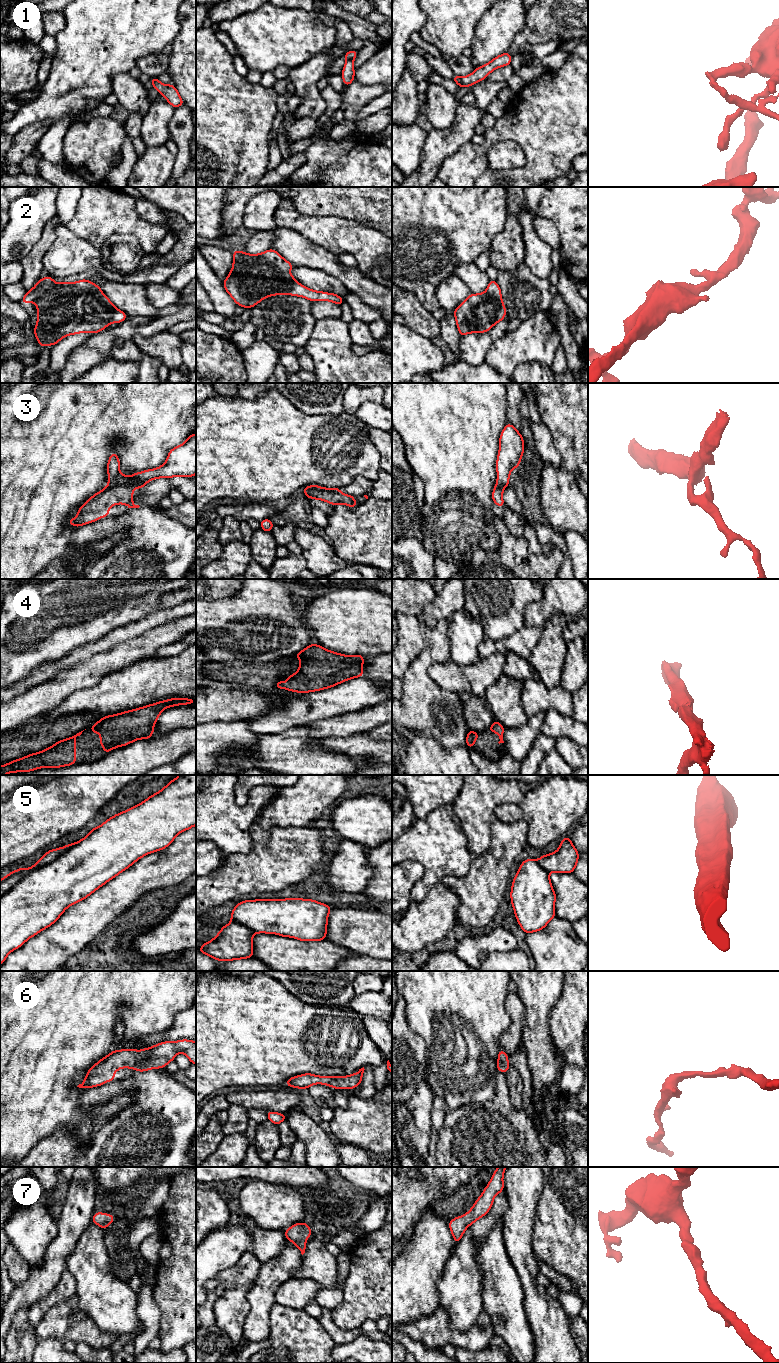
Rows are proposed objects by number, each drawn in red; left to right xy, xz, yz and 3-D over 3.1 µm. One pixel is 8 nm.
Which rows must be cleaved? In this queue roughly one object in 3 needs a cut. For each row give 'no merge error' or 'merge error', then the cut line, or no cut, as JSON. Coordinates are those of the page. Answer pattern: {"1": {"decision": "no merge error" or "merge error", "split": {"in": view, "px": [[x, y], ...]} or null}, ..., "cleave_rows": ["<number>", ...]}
{"1": {"decision": "merge error", "split": {"in": "yz", "px": [[460, 78], [463, 86]]}}, "2": {"decision": "no merge error", "split": null}, "3": {"decision": "merge error", "split": {"in": "xy", "px": [[144, 483], [108, 486]]}}, "4": {"decision": "no merge error", "split": null}, "5": {"decision": "merge error", "split": {"in": "xy", "px": [[72, 844], [51, 861], [31, 868], [0, 897]]}}, "6": {"decision": "no merge error", "split": null}, "7": {"decision": "no merge error", "split": null}, "cleave_rows": ["1", "3", "5"]}

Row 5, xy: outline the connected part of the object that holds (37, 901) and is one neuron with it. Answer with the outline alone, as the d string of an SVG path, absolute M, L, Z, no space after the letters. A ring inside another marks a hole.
M179 775L140 804L110 817L100 826L91 829L86 837L73 843L52 862L30 869L11 890L0 897L0 965L10 952L20 948L28 939L55 923L69 906L87 898L140 858L165 849L179 833L195 825L196 775Z

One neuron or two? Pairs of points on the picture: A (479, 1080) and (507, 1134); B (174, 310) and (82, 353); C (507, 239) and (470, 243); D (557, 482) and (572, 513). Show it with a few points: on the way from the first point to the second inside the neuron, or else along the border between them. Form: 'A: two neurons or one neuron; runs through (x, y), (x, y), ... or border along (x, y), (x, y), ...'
A: two neurons; border along (495, 1077), (495, 1095), (491, 1099), (466, 1105)
B: two neurons; border along (82, 344), (108, 357)
C: two neurons; border along (505, 221), (505, 227), (493, 238), (488, 247)
D: one neuron; runs through (558, 490), (564, 505)

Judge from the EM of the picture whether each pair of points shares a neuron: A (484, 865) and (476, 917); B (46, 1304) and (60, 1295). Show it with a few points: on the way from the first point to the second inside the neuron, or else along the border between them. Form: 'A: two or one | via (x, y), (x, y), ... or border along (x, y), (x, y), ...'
A: one | via (484, 878), (484, 886), (480, 892), (479, 904)
B: one | via (49, 1301), (57, 1295)

